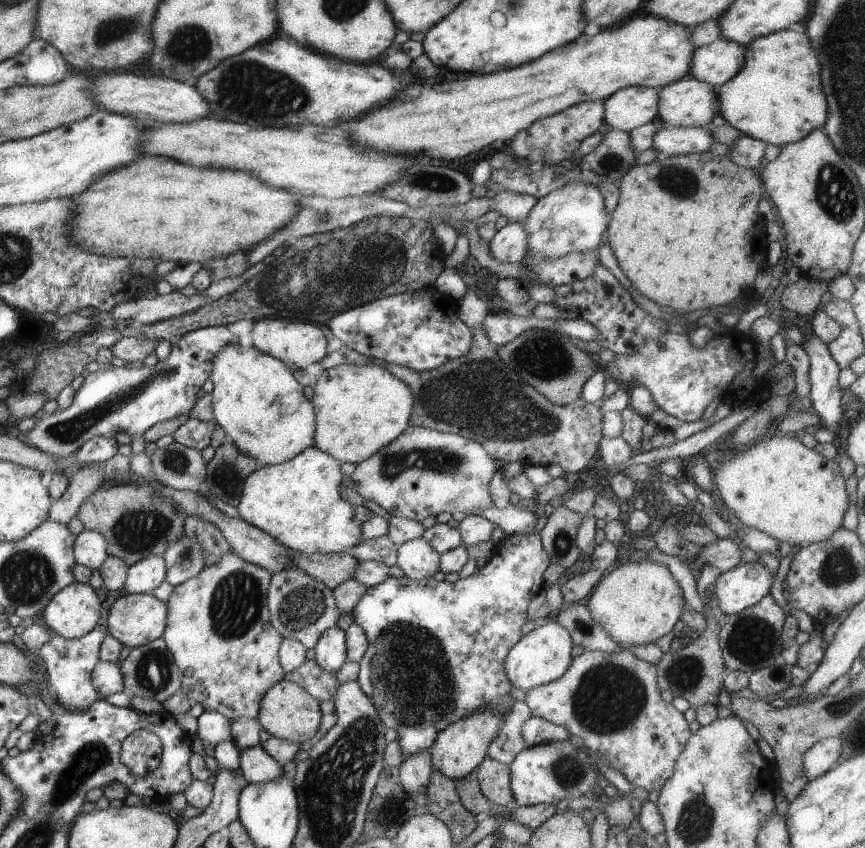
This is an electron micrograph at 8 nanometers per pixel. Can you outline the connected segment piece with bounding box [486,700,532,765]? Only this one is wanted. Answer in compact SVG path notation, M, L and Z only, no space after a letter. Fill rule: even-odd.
M517 700L511 711L504 716L503 725L490 743L486 752L488 758L512 764L514 758L528 747L521 737L521 728L523 722L530 717L530 707L524 701Z

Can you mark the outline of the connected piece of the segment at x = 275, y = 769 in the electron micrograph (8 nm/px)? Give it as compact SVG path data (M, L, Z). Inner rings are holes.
M261 743L239 753L239 770L249 783L264 783L284 775L283 766L262 748Z

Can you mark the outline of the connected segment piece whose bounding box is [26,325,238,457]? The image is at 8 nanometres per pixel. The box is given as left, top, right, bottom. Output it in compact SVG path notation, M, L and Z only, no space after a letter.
M226 325L202 327L183 334L170 354L155 366L142 368L110 365L89 373L76 391L67 409L36 416L34 428L26 435L27 444L42 452L57 456L73 455L87 440L102 436L115 438L118 432L127 432L132 438L143 436L156 423L189 417L198 400L198 392L211 378L213 361L226 346L238 343L238 336Z

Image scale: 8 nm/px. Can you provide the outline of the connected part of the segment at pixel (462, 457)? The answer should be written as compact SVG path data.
M408 425L398 438L370 455L370 458L357 464L351 477L354 481L353 490L366 501L376 502L393 517L404 517L421 522L426 517L437 517L442 512L453 514L460 511L470 514L473 508L494 507L489 493L489 484L499 466L500 463L494 460L479 442L471 438Z

